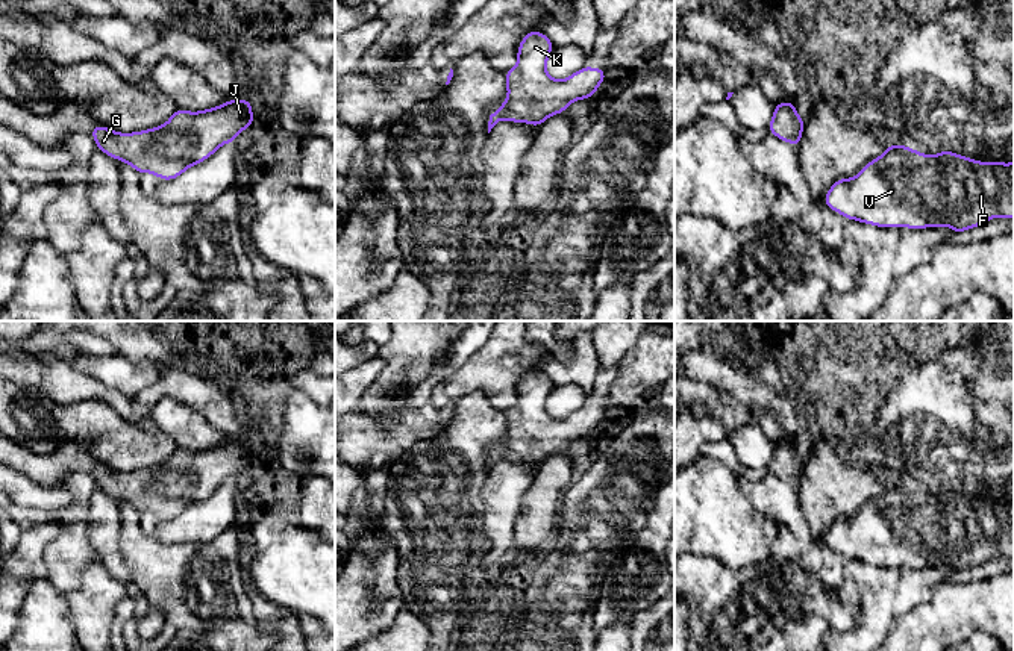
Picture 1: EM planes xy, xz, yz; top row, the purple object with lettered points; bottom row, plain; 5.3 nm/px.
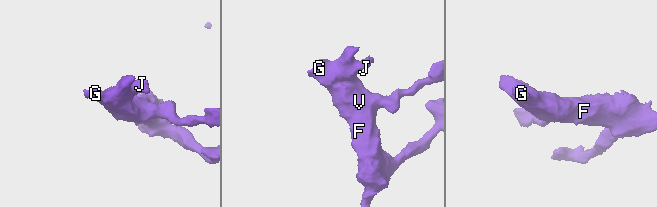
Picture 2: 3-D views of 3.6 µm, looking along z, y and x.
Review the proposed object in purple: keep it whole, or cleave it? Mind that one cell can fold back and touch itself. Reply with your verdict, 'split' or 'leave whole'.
leave whole

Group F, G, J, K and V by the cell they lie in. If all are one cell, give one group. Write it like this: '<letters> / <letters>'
F G J K V

